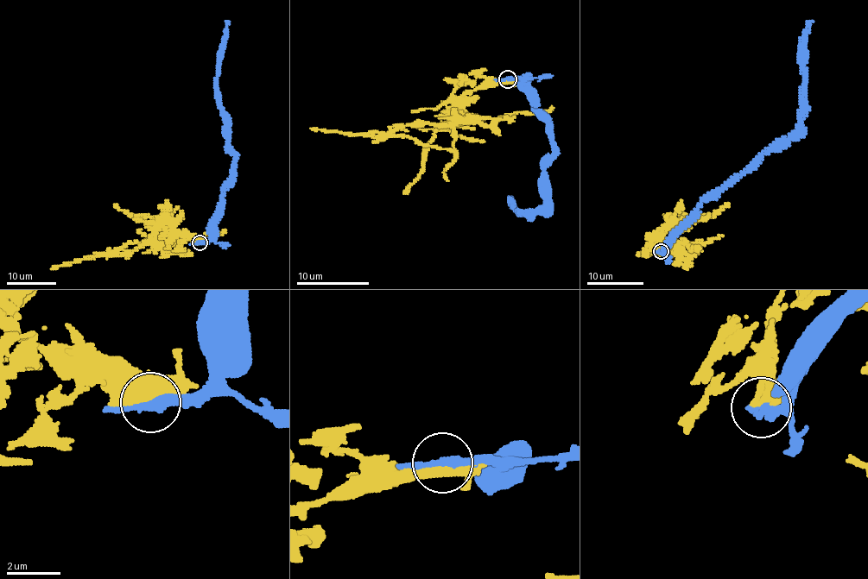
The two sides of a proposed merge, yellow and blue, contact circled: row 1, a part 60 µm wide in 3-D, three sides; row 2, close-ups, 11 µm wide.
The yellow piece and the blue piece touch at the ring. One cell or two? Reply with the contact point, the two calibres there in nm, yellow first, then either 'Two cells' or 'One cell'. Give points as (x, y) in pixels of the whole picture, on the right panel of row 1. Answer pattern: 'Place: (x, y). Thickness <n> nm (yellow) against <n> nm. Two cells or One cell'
Place: (661, 251). Thickness 440 nm (yellow) against 260 nm. Two cells

